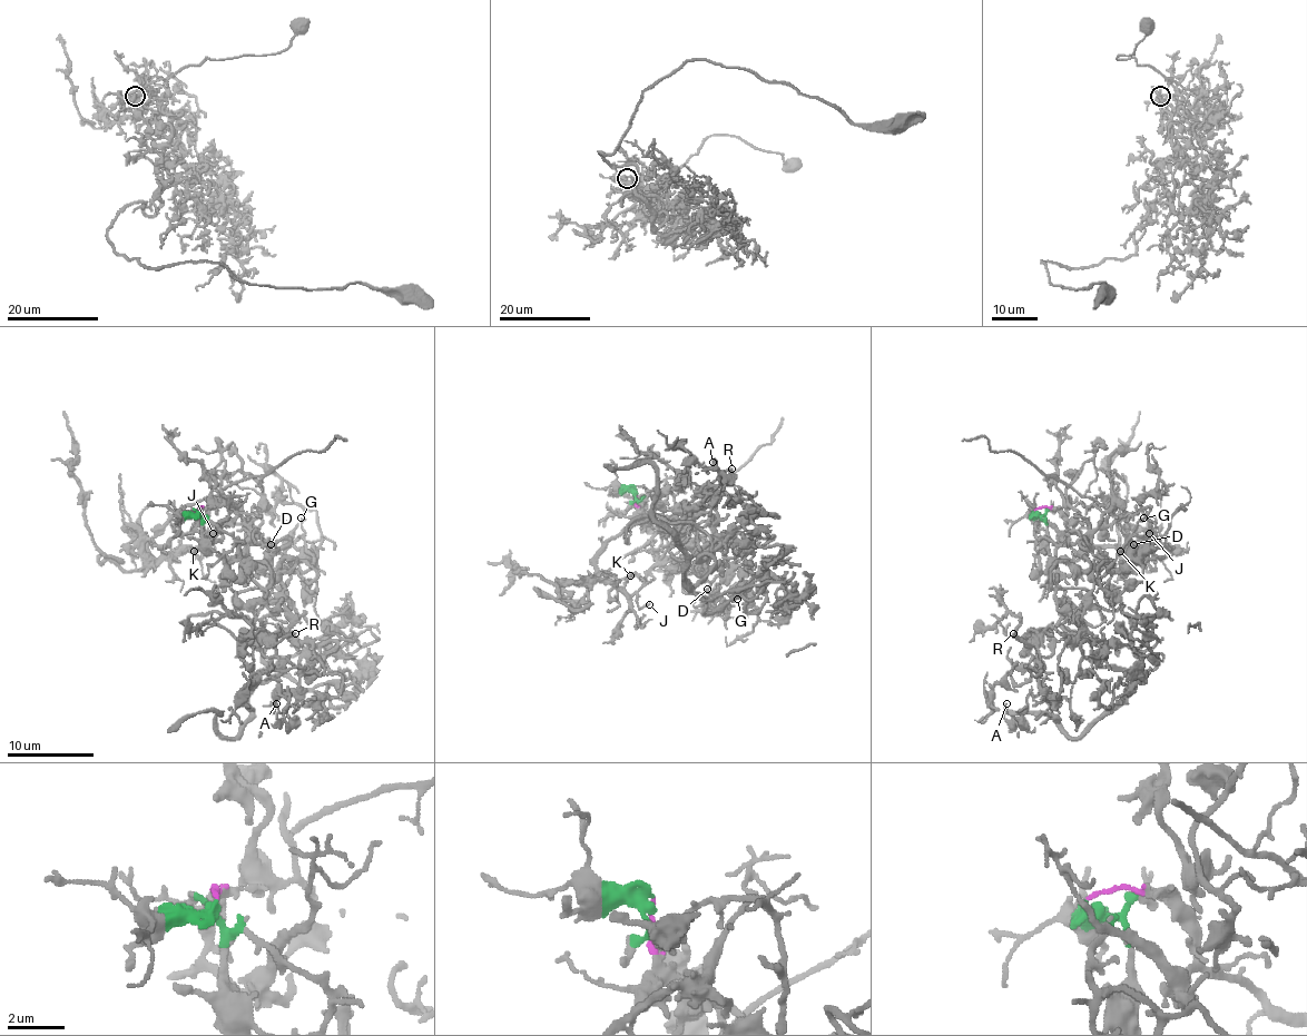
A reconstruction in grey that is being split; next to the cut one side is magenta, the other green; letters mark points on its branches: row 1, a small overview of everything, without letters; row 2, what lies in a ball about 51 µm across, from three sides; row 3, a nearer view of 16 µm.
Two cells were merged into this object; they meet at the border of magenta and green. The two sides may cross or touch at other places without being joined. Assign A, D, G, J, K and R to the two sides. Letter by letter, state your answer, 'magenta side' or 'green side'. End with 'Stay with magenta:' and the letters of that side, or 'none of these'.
A: green side
D: green side
G: green side
J: magenta side
K: magenta side
R: green side
Stay with magenta: J, K

